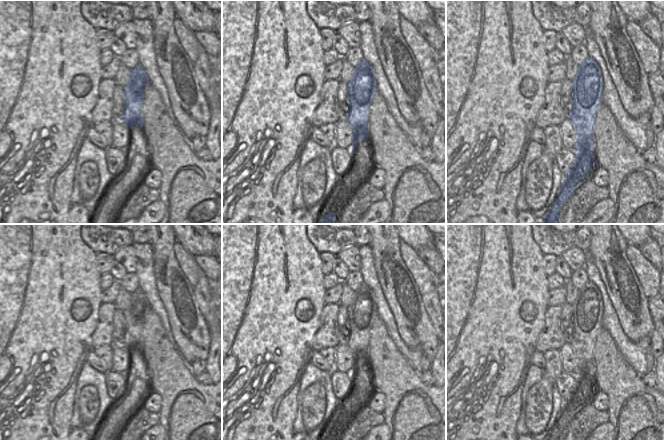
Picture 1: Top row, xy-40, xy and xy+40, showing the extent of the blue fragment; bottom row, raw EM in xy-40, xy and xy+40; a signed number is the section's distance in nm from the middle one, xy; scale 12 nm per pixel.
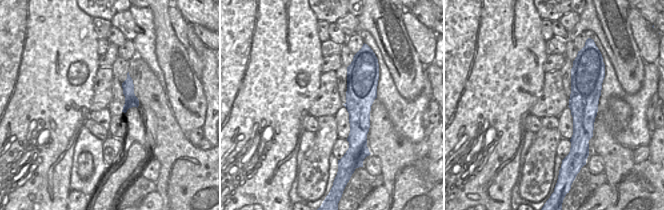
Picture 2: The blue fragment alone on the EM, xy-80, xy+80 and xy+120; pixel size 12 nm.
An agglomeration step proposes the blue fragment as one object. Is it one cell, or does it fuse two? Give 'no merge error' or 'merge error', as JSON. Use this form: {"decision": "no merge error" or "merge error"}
{"decision": "merge error"}

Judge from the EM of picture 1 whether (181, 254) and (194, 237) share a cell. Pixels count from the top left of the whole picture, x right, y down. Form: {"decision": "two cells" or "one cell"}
{"decision": "two cells"}

